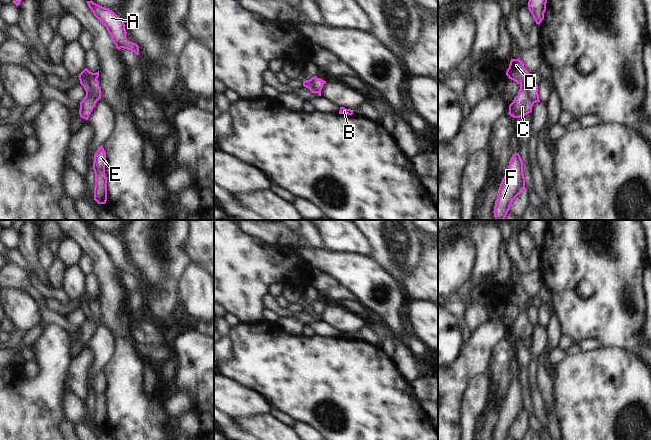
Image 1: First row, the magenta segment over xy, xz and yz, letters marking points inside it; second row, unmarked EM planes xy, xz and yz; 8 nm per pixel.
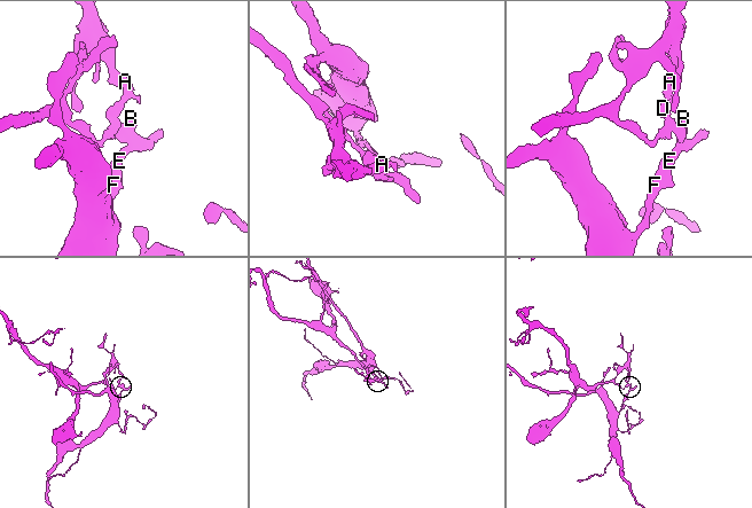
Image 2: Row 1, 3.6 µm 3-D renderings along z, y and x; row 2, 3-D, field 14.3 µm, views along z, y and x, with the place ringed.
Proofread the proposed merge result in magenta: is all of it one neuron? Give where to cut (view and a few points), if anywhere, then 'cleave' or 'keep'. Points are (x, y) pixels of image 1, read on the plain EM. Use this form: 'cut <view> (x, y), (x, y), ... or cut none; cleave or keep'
cut yz (526, 304), (528, 306), (528, 319), (533, 328); cleave

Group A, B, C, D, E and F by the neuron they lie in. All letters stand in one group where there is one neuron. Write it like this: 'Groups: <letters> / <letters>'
Groups: A B D E F / C

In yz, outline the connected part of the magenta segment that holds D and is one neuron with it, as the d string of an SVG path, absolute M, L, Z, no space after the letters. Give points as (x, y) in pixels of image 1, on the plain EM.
M511 283L509 292L506 295L506 299L509 303L517 306L518 308L522 308L528 305L528 319L532 327L534 328L536 326L540 326L538 318L538 309L530 304L530 297L524 291L523 285L521 285L520 283Z

